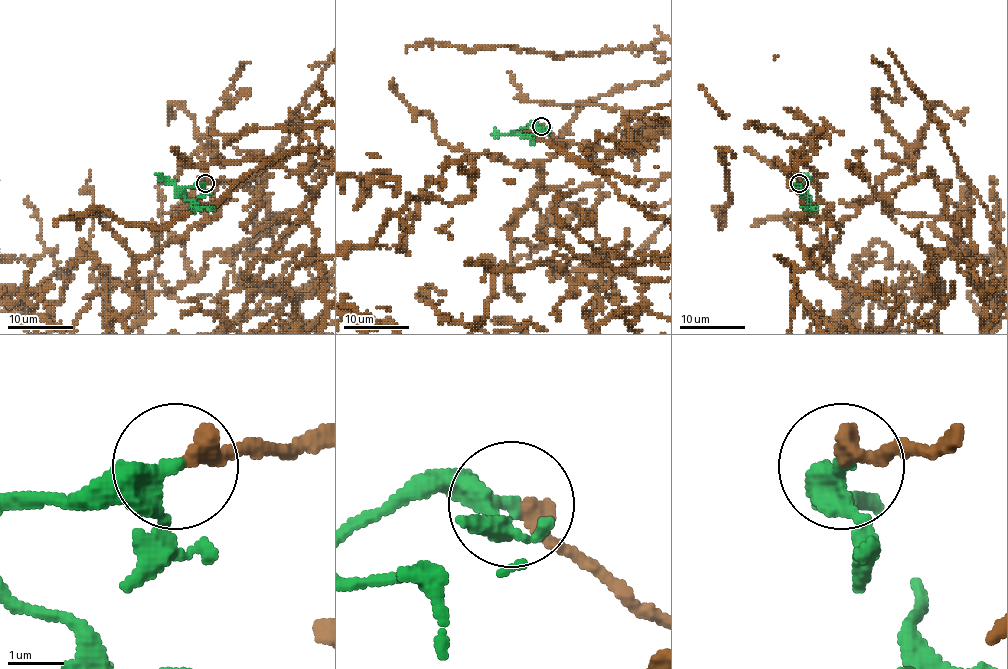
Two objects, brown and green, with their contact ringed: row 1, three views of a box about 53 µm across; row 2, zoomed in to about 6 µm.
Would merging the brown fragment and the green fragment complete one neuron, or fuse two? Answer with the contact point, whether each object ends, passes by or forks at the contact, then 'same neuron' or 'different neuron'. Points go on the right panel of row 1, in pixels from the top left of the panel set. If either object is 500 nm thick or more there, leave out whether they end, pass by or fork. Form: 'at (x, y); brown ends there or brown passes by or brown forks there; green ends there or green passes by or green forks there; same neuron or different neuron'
at (799, 183); brown ends there; green passes by; same neuron

